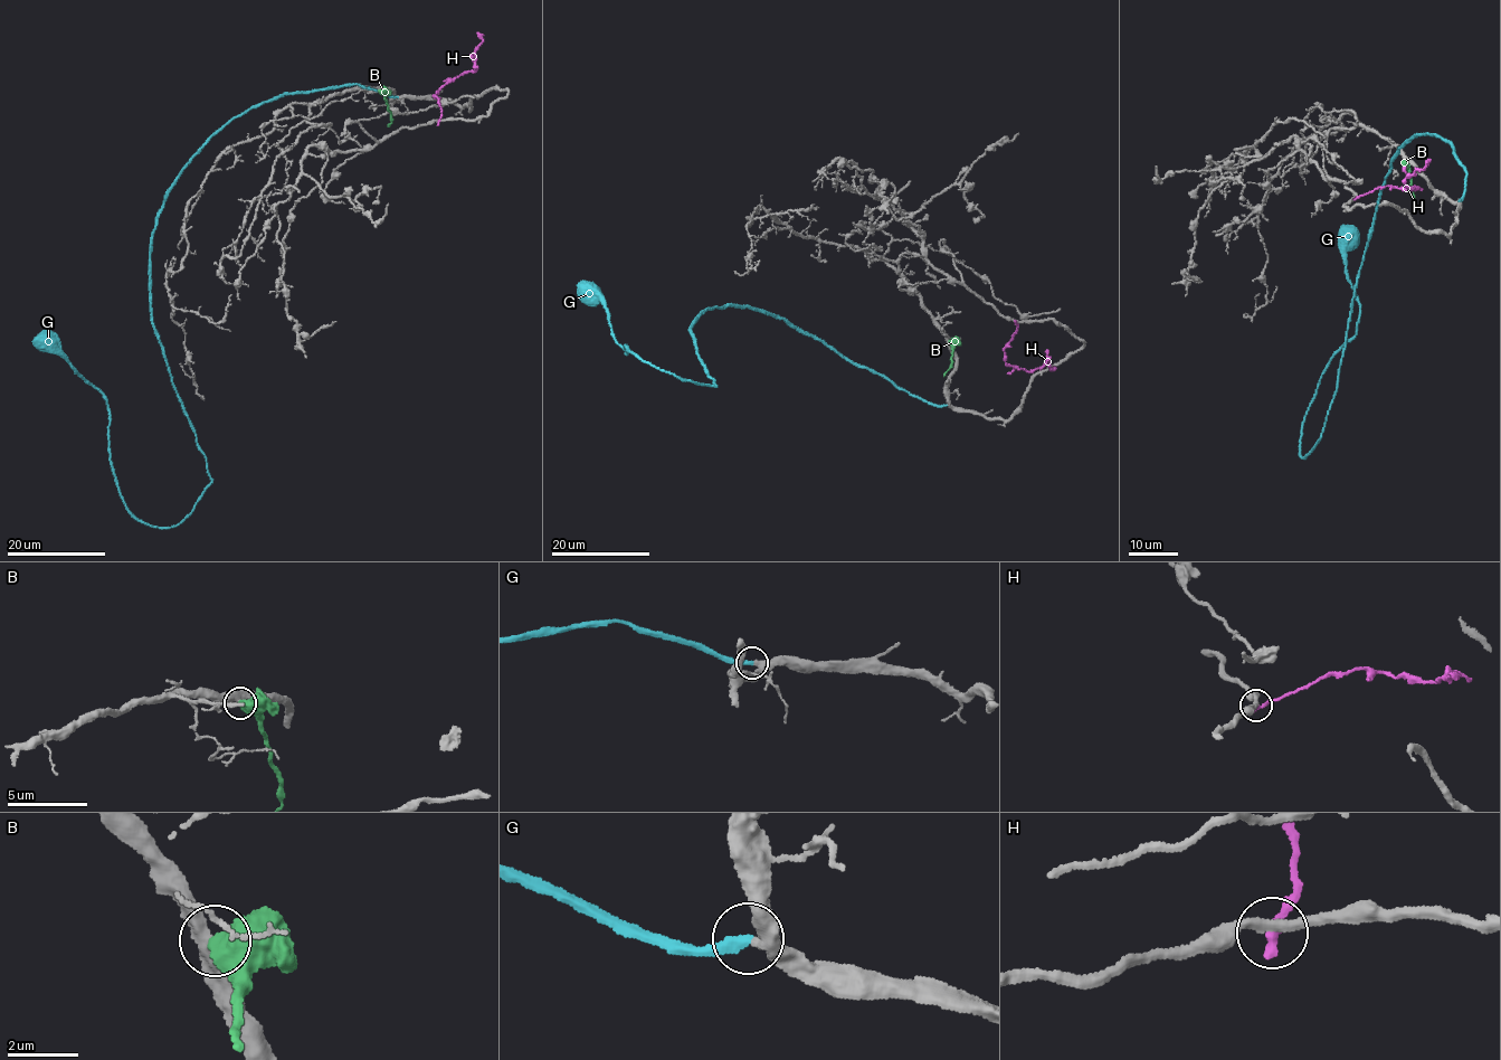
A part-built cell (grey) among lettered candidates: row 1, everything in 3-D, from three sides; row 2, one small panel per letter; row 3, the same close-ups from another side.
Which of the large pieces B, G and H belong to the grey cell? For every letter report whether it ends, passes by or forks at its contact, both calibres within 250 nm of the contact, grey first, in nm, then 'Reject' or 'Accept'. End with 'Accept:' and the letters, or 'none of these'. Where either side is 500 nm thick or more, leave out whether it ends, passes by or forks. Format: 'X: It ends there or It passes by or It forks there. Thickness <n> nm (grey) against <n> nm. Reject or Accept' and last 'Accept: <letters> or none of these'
B: Thickness 440 nm (grey) against 650 nm. Reject
G: It ends there. Thickness 360 nm (grey) against 280 nm. Accept
H: It ends there. Thickness 280 nm (grey) against 320 nm. Reject
Accept: G

